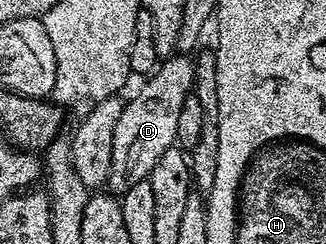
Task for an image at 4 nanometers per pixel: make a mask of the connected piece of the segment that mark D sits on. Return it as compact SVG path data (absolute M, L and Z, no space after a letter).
M186 54L164 58L155 74L146 76L143 88L123 104L123 112L113 133L113 165L106 181L112 192L122 193L135 183L147 181L161 155L176 146L177 119L183 103L195 85L195 64Z

